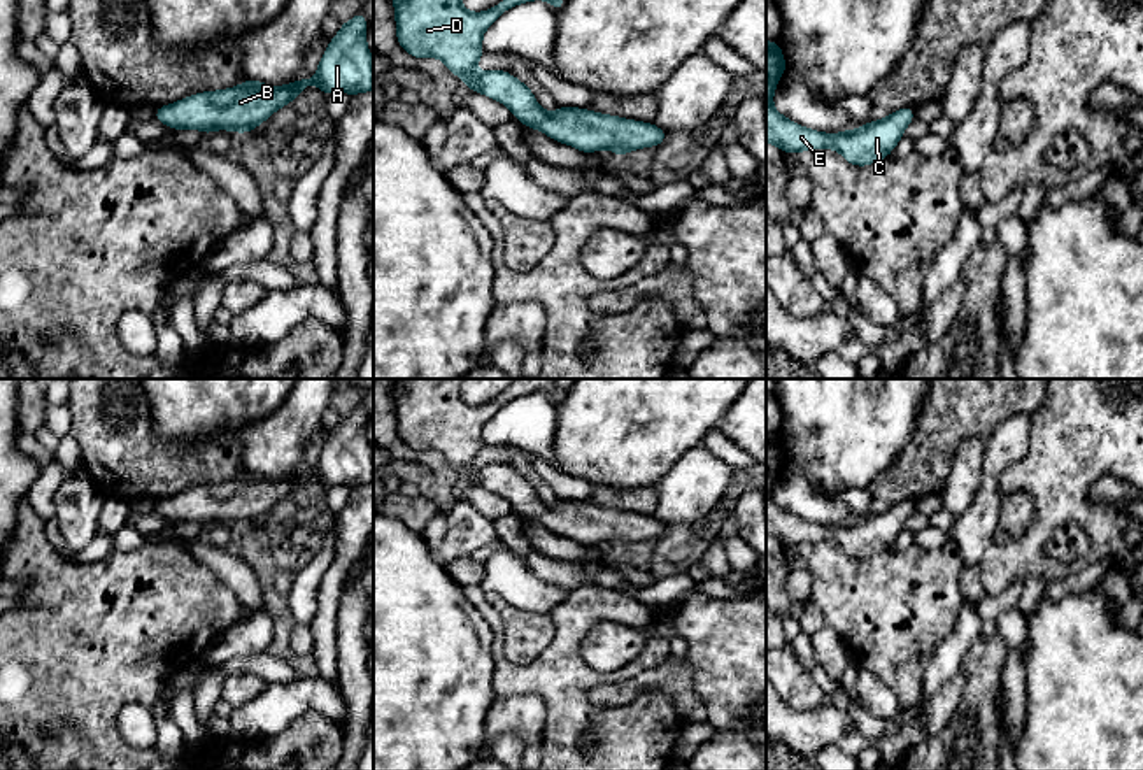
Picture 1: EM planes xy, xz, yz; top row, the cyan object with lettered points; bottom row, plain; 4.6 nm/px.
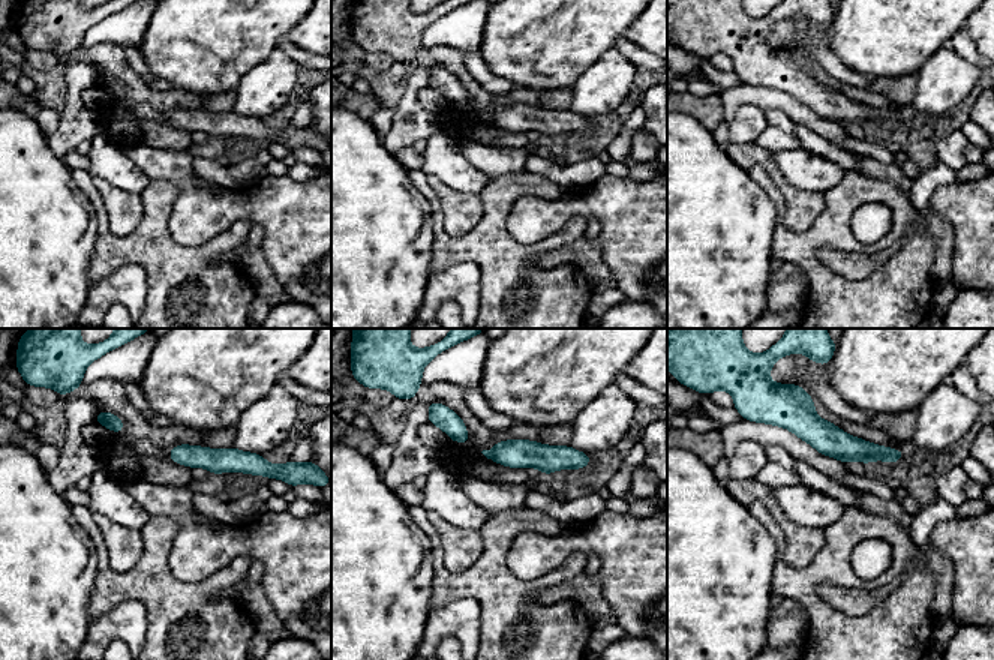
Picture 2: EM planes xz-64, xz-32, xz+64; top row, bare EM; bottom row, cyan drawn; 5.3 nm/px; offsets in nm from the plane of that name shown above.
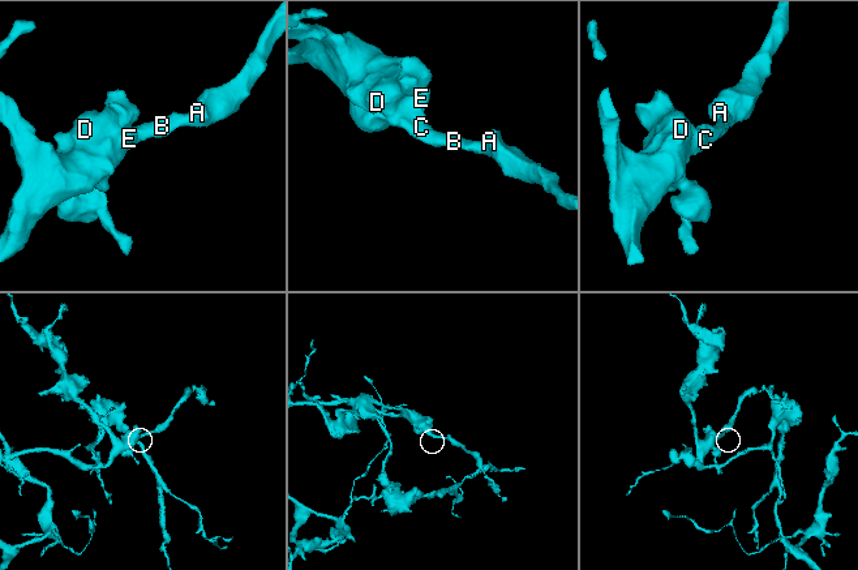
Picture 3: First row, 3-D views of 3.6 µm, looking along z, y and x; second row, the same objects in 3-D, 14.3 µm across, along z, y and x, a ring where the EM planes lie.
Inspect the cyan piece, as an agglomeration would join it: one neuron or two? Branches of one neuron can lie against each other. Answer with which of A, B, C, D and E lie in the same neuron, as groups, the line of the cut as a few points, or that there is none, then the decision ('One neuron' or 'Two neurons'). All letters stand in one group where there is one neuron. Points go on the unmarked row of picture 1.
Groups: A B C D E. No split. One neuron

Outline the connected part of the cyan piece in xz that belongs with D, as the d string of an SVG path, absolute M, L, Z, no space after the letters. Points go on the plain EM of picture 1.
M393 379L396 435L405 446L415 453L440 451L466 482L507 498L521 517L586 547L610 542L621 553L629 544L659 540L666 533L668 524L654 516L561 498L549 507L512 467L501 461L477 467L475 458L484 447L482 428L503 405L533 393L549 393L559 405L566 391L554 379L514 379L501 396L470 405L461 396L463 381Z

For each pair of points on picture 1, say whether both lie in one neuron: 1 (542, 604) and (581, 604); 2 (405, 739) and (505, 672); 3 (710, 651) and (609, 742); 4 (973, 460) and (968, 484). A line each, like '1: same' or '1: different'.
1: different
2: different
3: different
4: same

